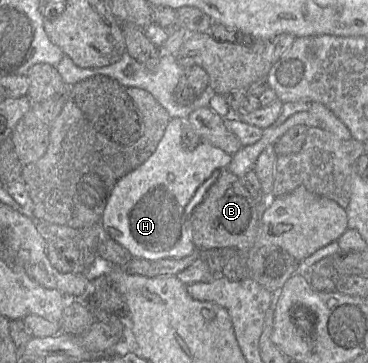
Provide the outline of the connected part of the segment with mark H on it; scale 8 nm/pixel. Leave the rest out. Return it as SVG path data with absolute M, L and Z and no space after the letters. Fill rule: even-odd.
M170 119L155 152L117 182L104 209L100 225L134 258L180 259L195 253L191 214L187 216L185 208L213 172L227 169L232 160L232 155L207 141L187 148L193 142L184 142L183 129L182 119Z

